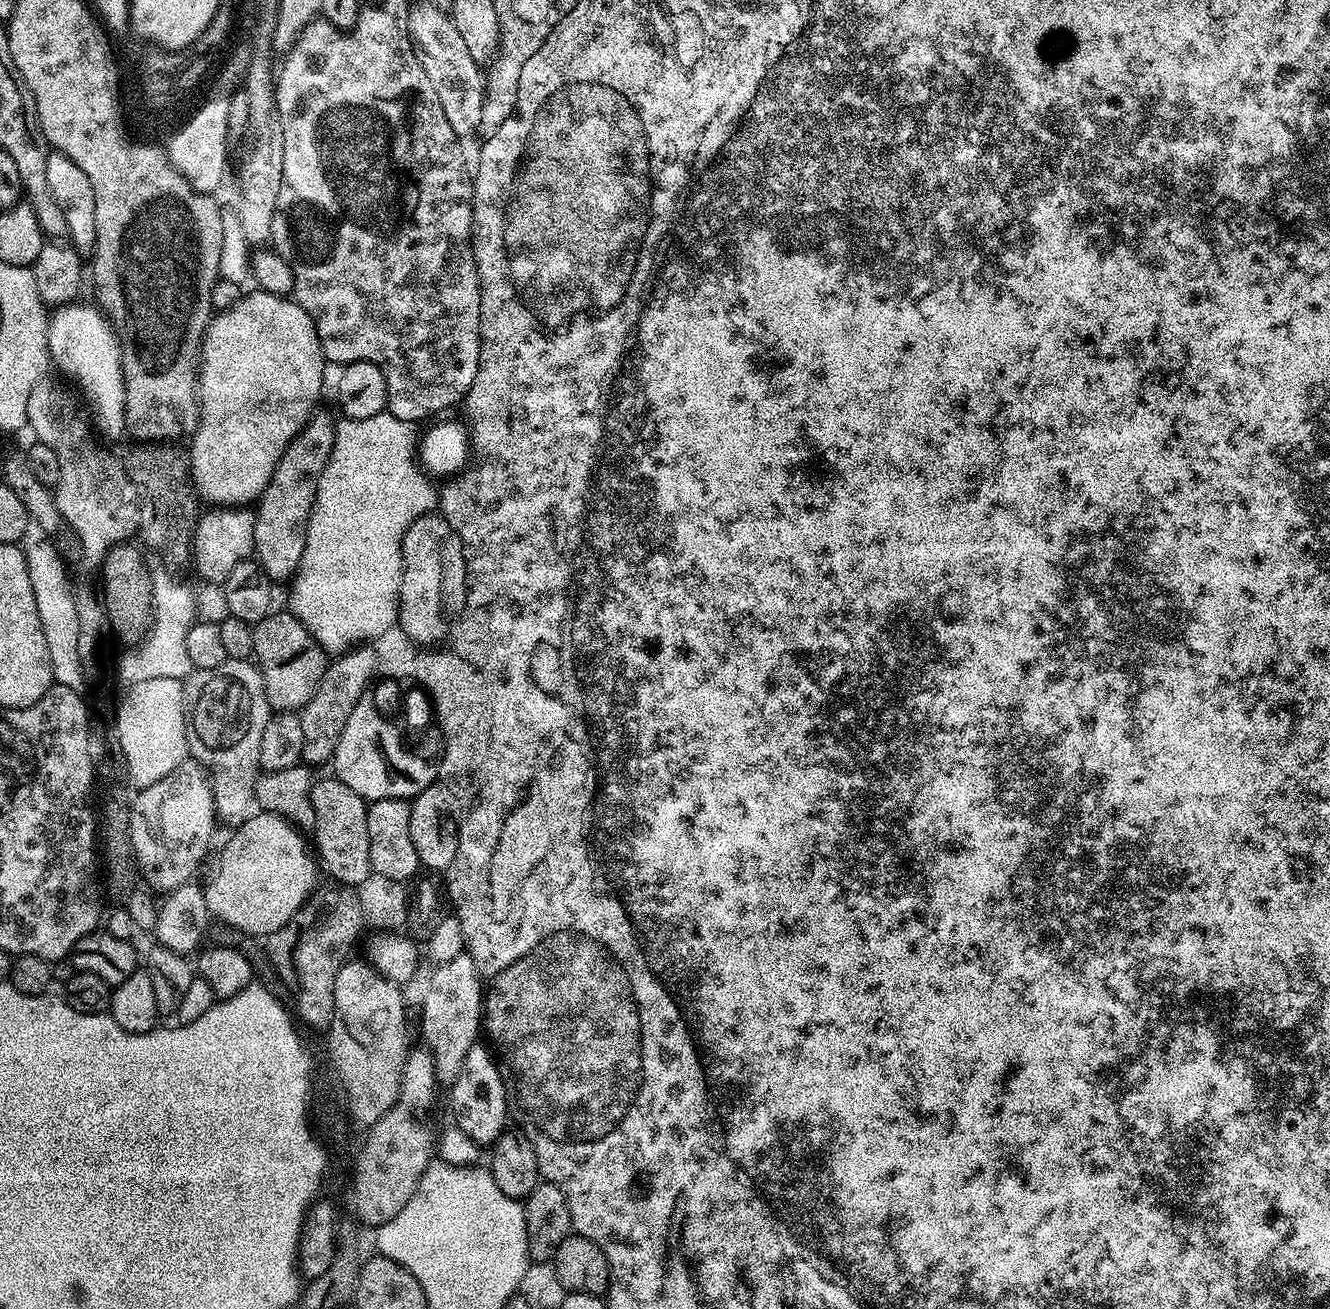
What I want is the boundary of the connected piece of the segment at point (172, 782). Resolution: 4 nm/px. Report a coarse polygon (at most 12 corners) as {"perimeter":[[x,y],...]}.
{"perimeter":[[185,762],[130,804],[143,883],[193,879],[218,828],[208,773]]}

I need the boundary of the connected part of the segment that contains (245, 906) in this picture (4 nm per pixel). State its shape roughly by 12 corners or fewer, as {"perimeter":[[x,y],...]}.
{"perimeter":[[262,810],[203,889],[215,919],[273,936],[312,894],[317,861]]}

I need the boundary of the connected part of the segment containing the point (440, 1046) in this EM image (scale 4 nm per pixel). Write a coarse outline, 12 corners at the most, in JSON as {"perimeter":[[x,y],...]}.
{"perimeter":[[468,954],[424,992],[424,1040],[441,1085],[482,1036],[486,988]]}

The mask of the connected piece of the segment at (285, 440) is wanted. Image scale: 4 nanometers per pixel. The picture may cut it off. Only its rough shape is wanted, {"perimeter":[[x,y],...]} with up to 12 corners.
{"perimeter":[[288,296],[213,315],[192,487],[259,501],[317,411],[324,351]]}

